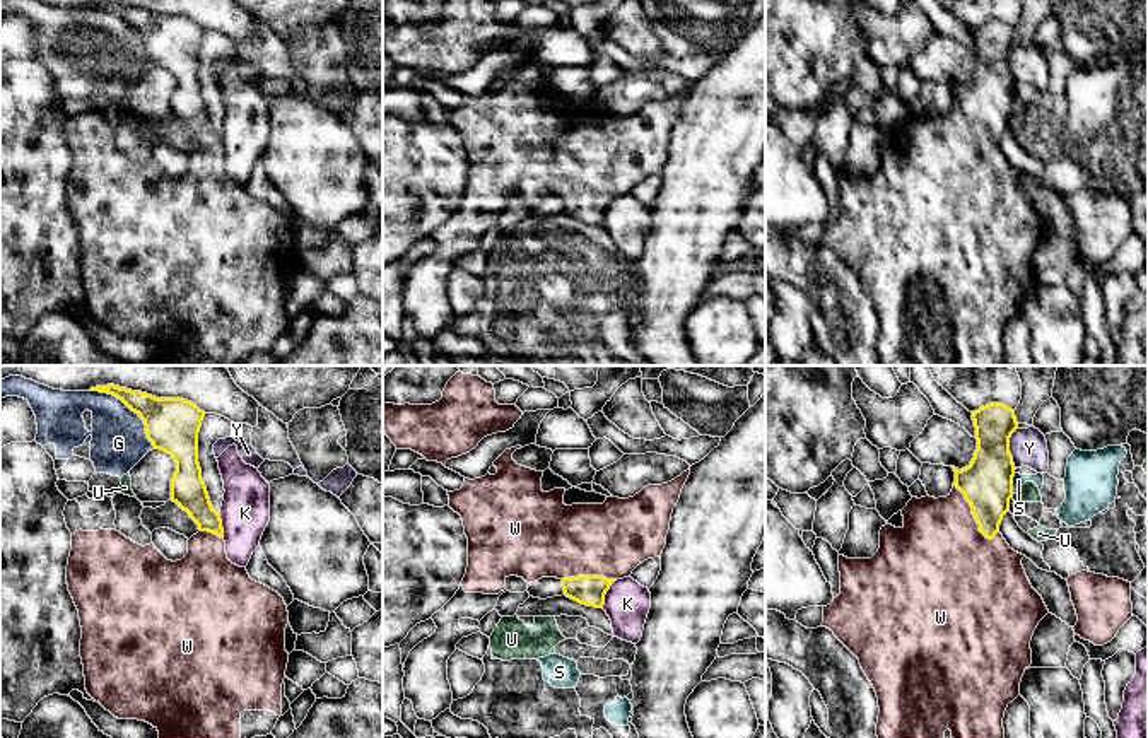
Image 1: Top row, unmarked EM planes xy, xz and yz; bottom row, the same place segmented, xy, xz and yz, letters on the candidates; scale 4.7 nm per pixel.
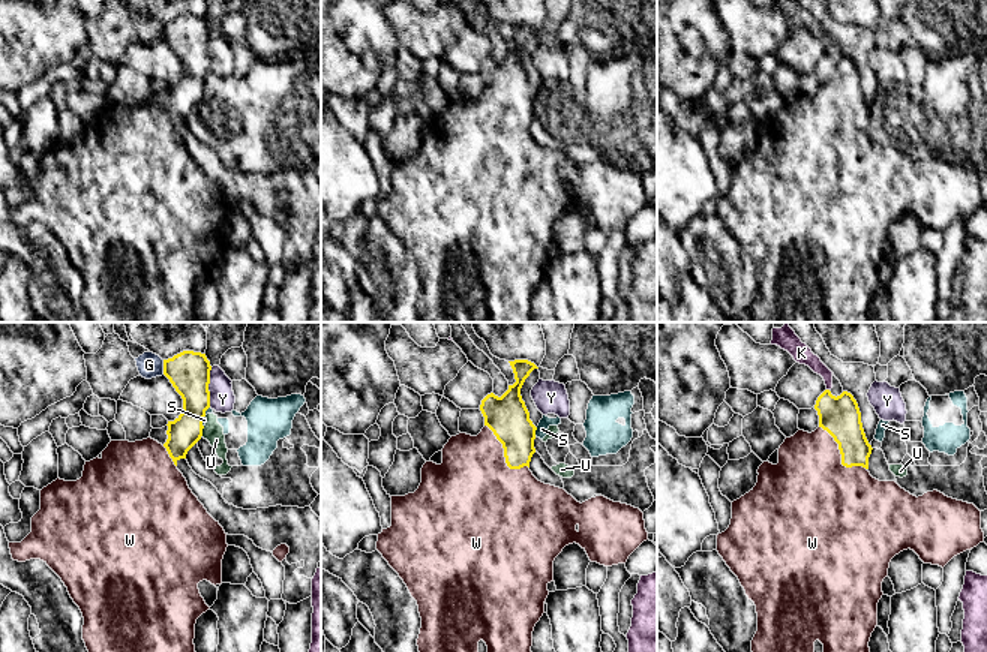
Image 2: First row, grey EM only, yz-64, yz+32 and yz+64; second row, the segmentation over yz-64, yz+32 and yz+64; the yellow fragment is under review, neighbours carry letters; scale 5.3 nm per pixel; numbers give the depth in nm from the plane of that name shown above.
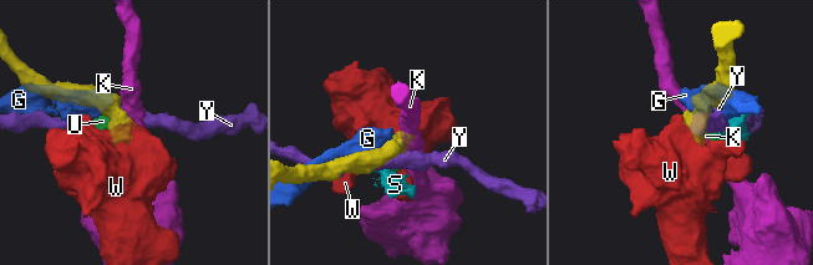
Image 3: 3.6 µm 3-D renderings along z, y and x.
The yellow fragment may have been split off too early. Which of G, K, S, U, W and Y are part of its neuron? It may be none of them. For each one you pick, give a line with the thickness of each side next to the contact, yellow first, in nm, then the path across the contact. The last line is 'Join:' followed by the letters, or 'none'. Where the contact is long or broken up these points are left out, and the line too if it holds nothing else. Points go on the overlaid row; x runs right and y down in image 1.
W: 240/440 nm | across yz (986, 484), (972, 513), (959, 535), (940, 554)
Join: W

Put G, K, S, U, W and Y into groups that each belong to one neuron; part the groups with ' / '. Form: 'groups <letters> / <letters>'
groups G / K / S U / W / Y

